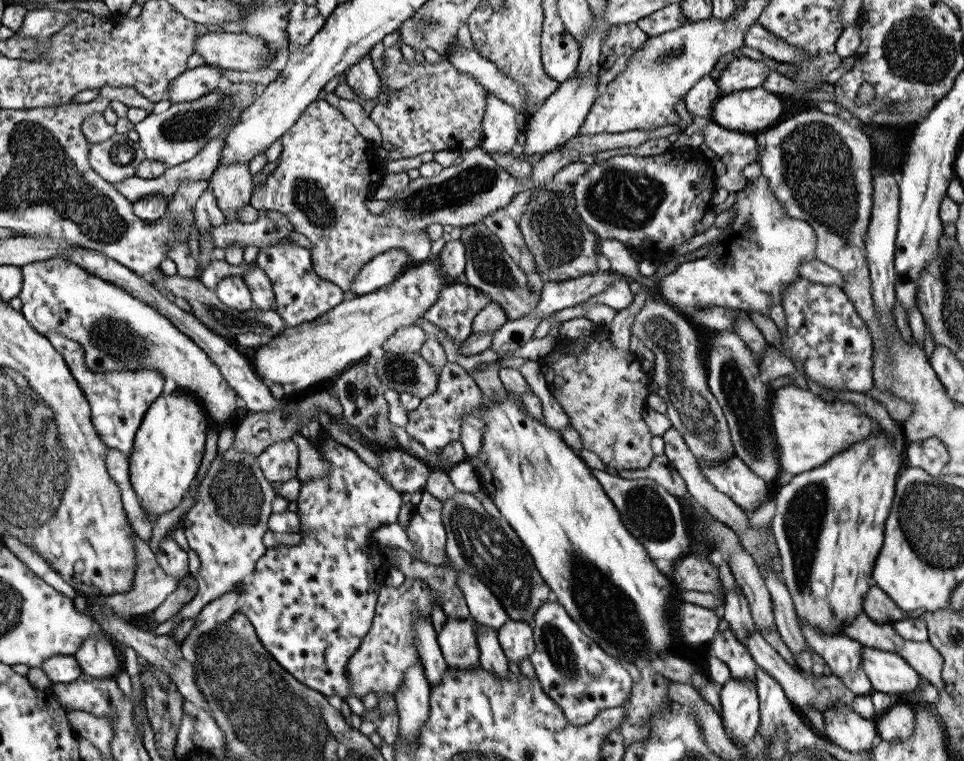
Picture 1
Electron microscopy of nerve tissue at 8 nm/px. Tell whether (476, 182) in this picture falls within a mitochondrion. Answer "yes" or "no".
yes

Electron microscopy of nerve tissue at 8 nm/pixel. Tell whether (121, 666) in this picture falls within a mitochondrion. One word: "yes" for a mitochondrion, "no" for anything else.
no

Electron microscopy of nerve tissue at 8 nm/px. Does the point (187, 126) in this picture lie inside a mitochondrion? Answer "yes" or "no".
yes

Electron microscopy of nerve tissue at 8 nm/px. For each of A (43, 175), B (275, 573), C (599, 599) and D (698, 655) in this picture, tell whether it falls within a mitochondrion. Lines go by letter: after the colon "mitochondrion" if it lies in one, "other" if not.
A: mitochondrion
B: other
C: mitochondrion
D: other

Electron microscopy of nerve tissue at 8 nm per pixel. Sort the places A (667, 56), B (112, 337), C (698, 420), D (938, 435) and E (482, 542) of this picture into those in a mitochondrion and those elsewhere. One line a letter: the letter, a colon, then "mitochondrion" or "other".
A: mitochondrion
B: mitochondrion
C: mitochondrion
D: other
E: mitochondrion

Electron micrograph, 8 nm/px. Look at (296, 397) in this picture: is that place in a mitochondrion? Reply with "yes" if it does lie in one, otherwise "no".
no

